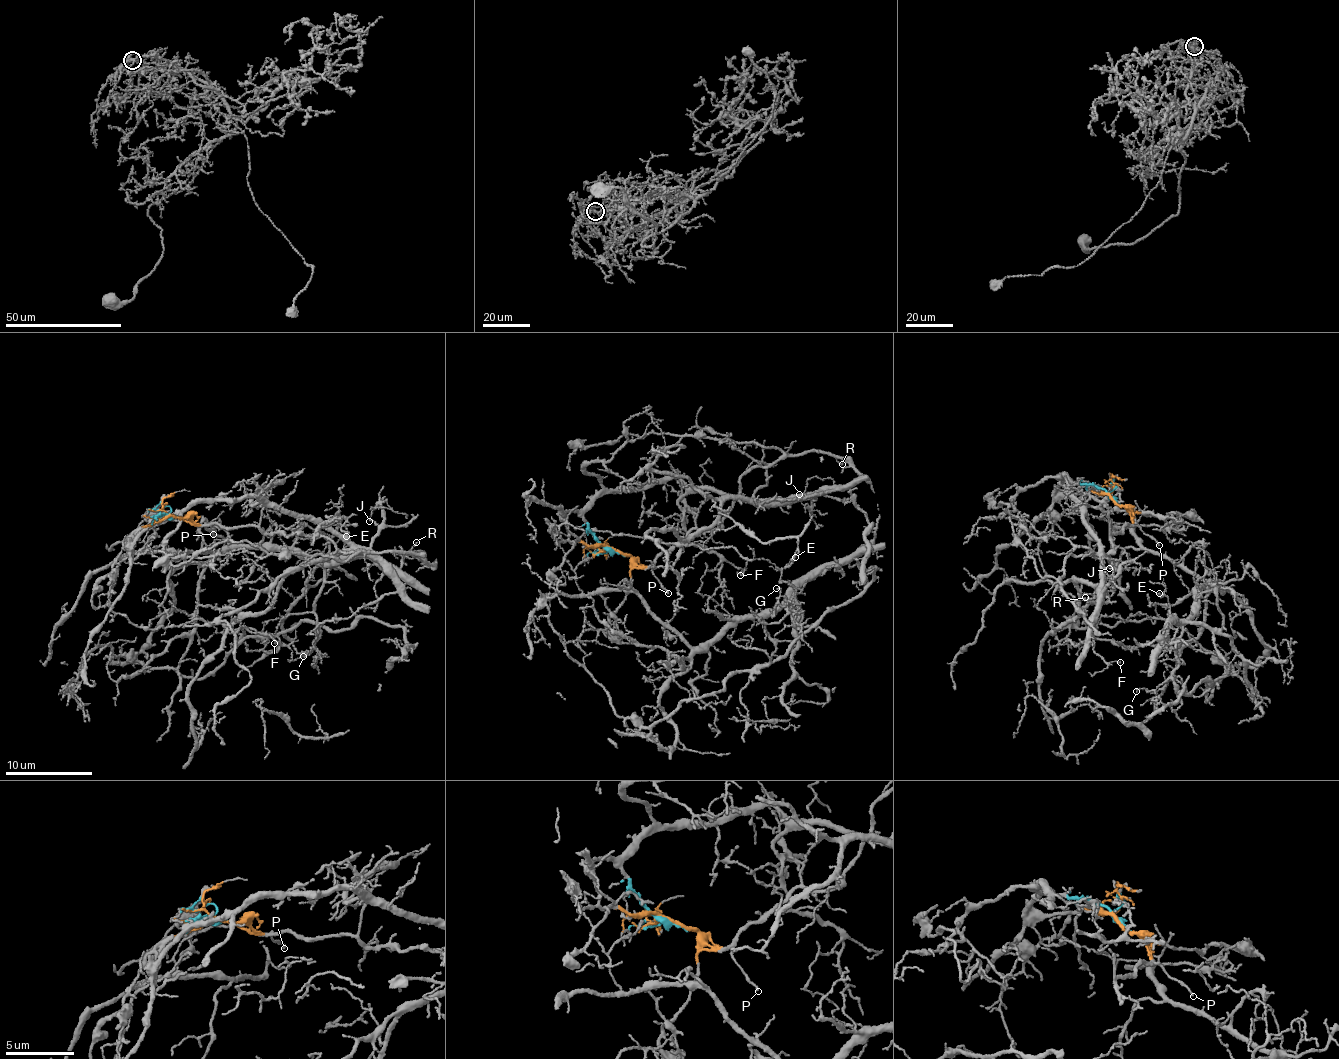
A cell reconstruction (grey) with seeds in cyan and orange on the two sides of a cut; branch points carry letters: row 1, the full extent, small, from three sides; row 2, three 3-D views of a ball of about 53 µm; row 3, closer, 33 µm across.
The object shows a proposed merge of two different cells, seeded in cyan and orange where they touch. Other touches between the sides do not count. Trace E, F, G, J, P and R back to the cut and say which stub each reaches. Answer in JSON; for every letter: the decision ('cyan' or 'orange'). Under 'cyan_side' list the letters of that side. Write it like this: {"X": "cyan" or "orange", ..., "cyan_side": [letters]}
{"E": "cyan", "F": "orange", "G": "cyan", "J": "cyan", "P": "orange", "R": "orange", "cyan_side": ["E", "G", "J"]}

